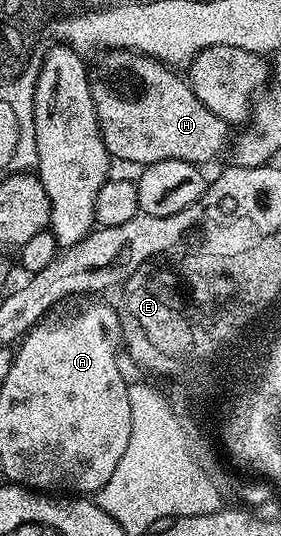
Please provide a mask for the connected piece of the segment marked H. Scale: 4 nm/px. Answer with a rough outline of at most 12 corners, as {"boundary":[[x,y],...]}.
{"boundary":[[100,53],[93,108],[112,159],[211,162],[229,146],[164,63]]}

